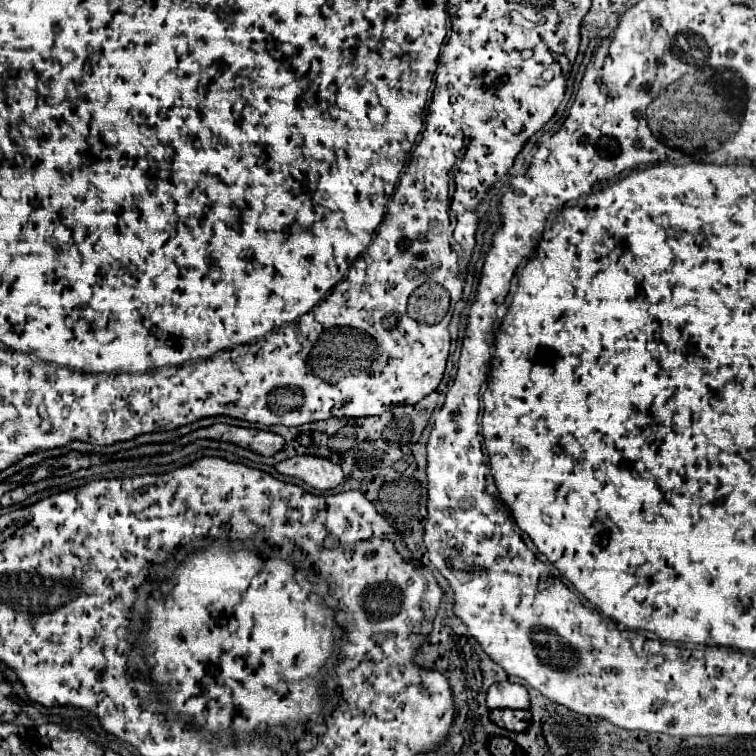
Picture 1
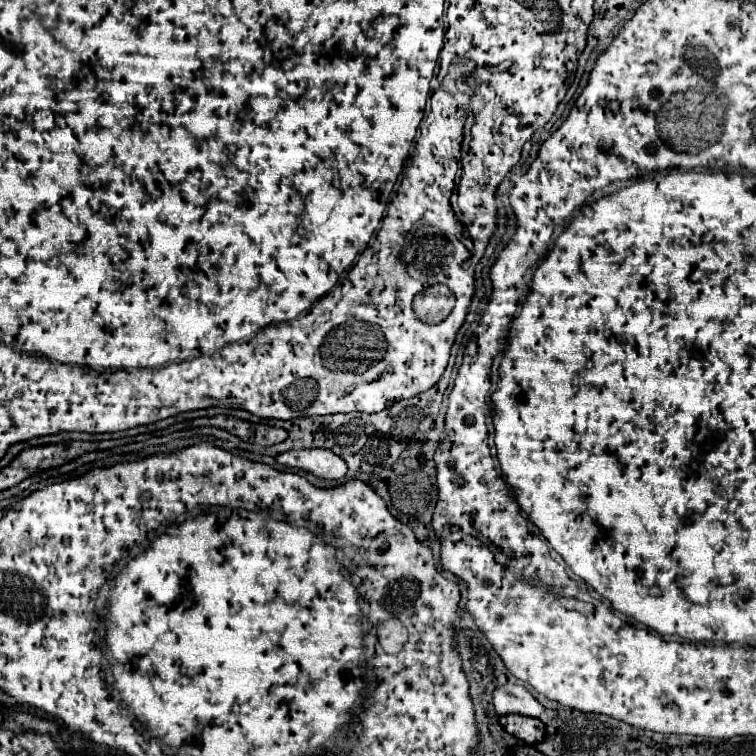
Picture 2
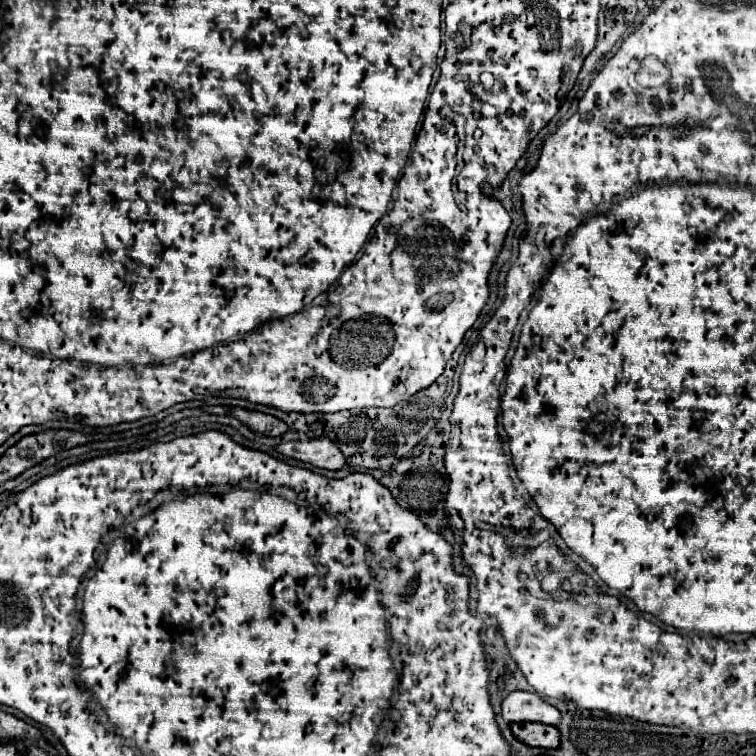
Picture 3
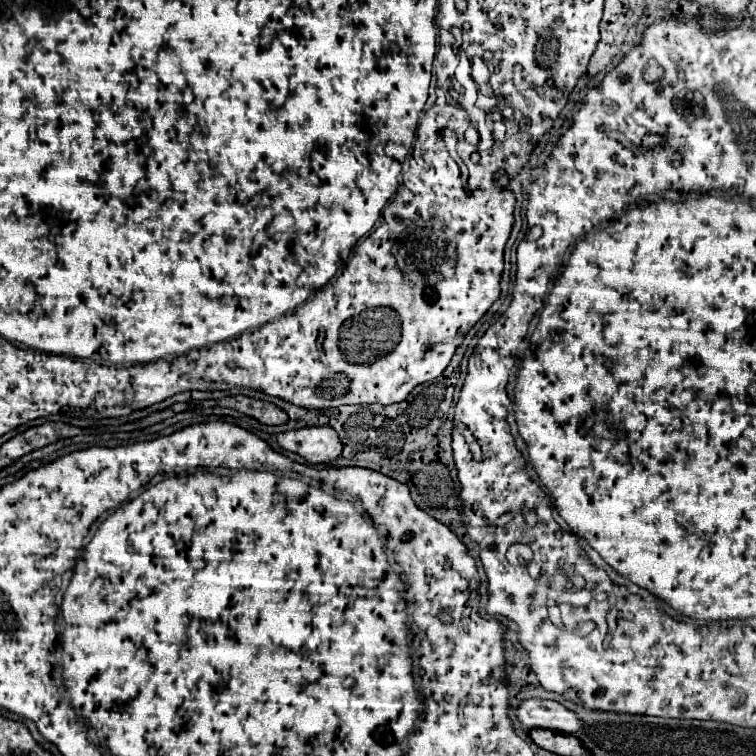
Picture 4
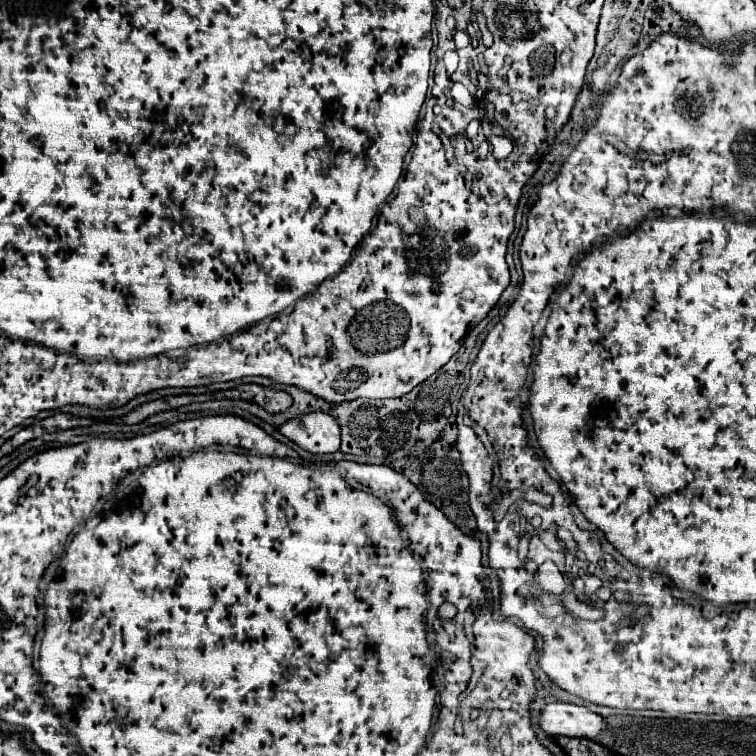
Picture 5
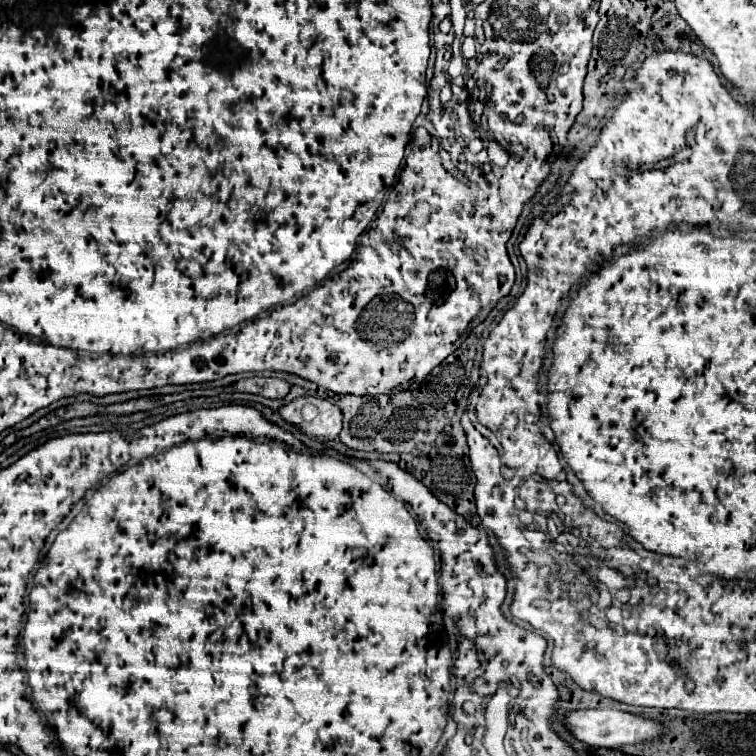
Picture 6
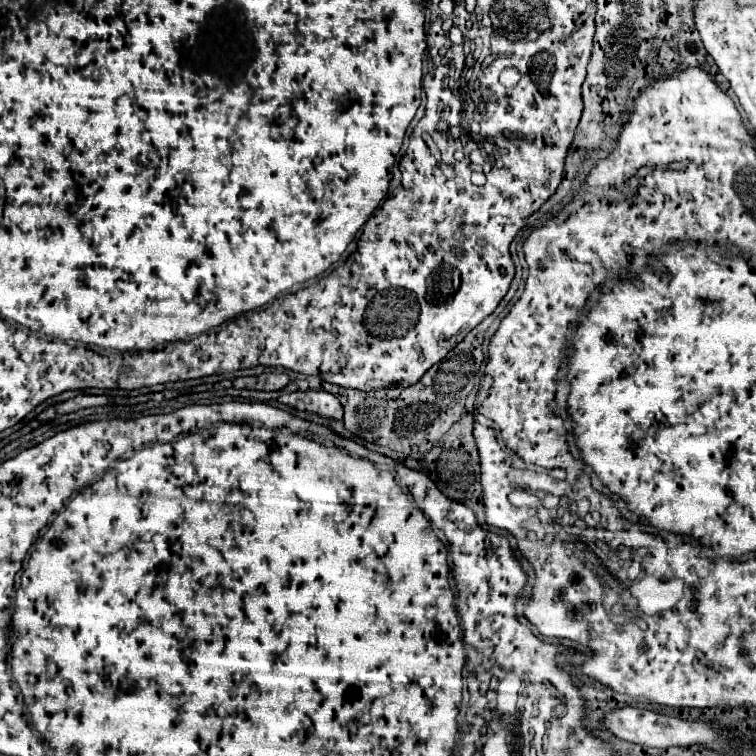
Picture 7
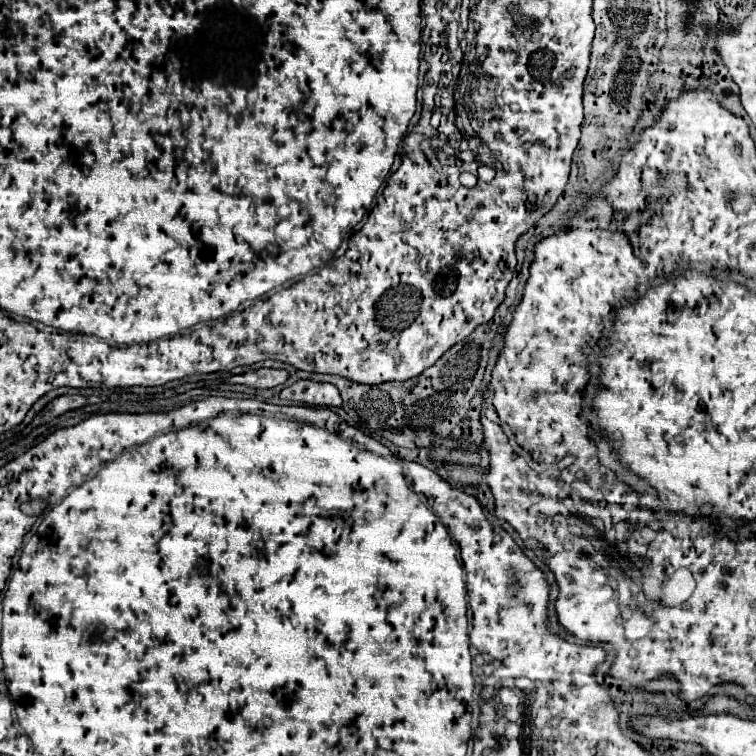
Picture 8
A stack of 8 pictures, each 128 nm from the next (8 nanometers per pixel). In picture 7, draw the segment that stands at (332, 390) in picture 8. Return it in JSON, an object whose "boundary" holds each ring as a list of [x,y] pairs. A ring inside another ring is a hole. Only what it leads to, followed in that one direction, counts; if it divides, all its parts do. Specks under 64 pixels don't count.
{"boundary":[[[296,390],[290,394],[282,394],[278,402],[286,406],[294,406],[298,410],[316,412],[328,418],[342,418],[342,404],[334,394],[324,390],[304,390],[304,392]]]}

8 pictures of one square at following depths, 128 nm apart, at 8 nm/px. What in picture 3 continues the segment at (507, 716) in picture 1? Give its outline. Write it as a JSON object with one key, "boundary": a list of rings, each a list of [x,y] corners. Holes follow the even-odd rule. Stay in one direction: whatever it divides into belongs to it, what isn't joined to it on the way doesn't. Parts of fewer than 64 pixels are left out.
{"boundary":[[[510,724],[514,736],[534,748],[556,748],[560,744],[560,732],[556,726],[544,724]]]}

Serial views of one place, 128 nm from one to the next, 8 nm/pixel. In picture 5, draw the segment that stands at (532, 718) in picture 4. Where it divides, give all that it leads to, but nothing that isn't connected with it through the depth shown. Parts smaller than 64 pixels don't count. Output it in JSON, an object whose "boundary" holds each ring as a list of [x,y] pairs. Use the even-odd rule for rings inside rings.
{"boundary":[[[548,704],[540,714],[540,726],[552,736],[588,738],[598,740],[606,728],[606,720],[600,714],[576,704]]]}

